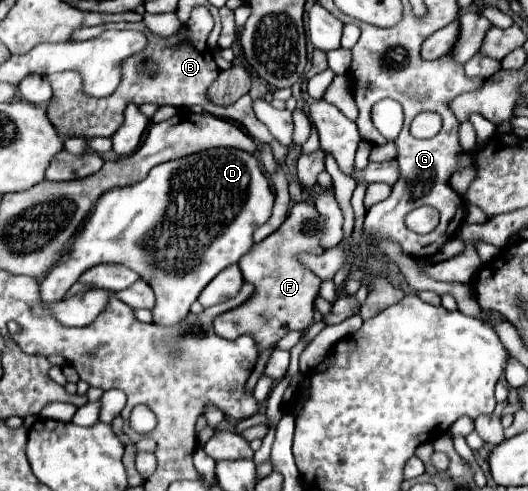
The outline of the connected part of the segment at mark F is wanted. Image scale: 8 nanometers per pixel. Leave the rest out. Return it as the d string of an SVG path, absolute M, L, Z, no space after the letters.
M312 199L298 201L292 205L288 219L260 243L254 243L250 253L242 257L238 263L244 283L254 285L252 297L236 309L230 309L216 317L213 322L215 333L224 339L236 339L240 335L250 335L258 351L270 349L276 341L280 341L290 331L306 331L312 323L314 313L314 299L318 297L321 279L304 265L298 263L298 253L322 253L318 245L322 235L324 217L316 211Z

